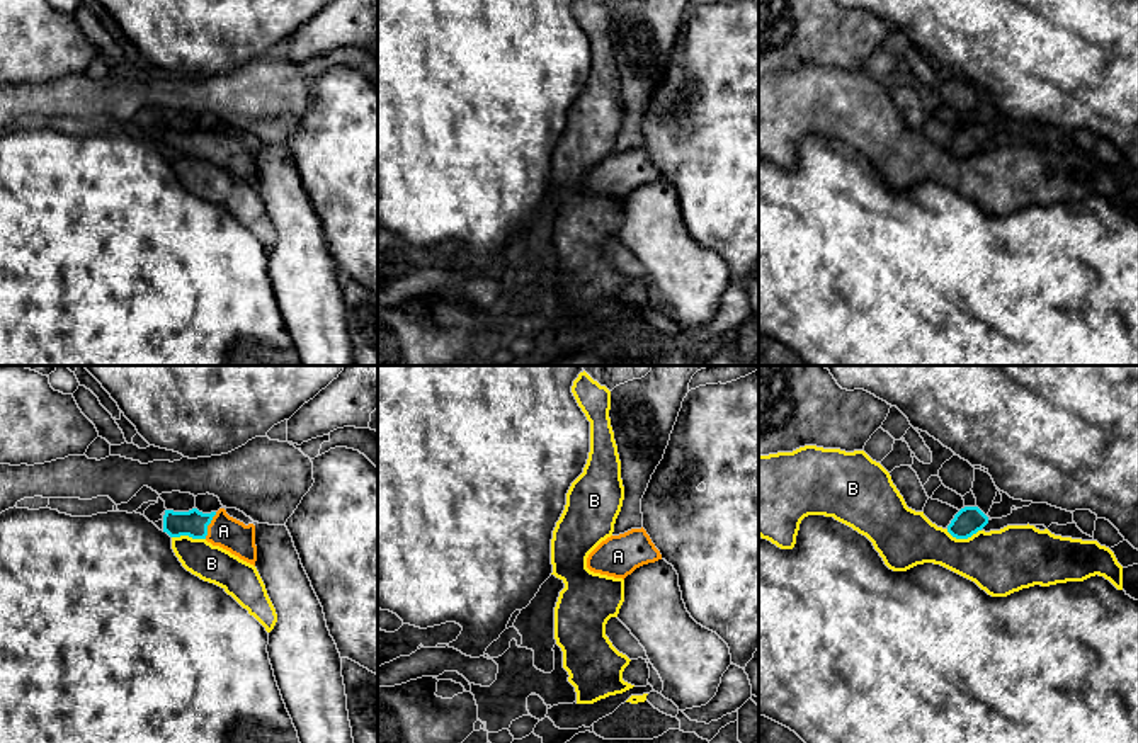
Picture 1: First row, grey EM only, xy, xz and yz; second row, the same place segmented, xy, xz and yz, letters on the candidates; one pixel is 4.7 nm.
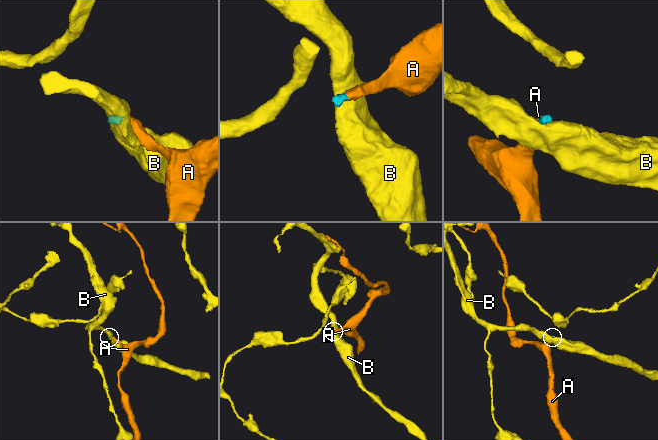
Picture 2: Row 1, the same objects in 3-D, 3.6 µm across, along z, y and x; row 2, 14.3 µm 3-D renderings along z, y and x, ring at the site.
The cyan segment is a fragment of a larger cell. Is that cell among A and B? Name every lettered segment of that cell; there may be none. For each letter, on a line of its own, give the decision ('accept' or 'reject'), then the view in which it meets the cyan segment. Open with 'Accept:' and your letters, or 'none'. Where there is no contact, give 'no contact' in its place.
Accept: A
A: accept; meets cyan in xy
B: reject; meets cyan in yz

